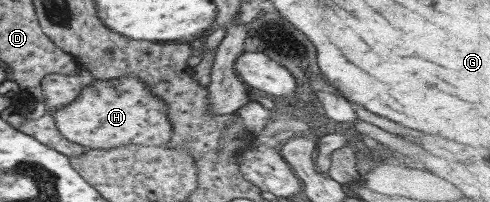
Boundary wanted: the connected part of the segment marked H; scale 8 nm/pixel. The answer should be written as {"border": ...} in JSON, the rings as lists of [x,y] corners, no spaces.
{"border":[[[134,77],[120,79],[94,79],[89,85],[83,86],[74,101],[61,106],[53,112],[55,127],[67,140],[87,149],[106,150],[123,144],[138,144],[142,146],[164,145],[169,141],[171,126],[167,119],[166,105],[147,89],[143,82]]]}

